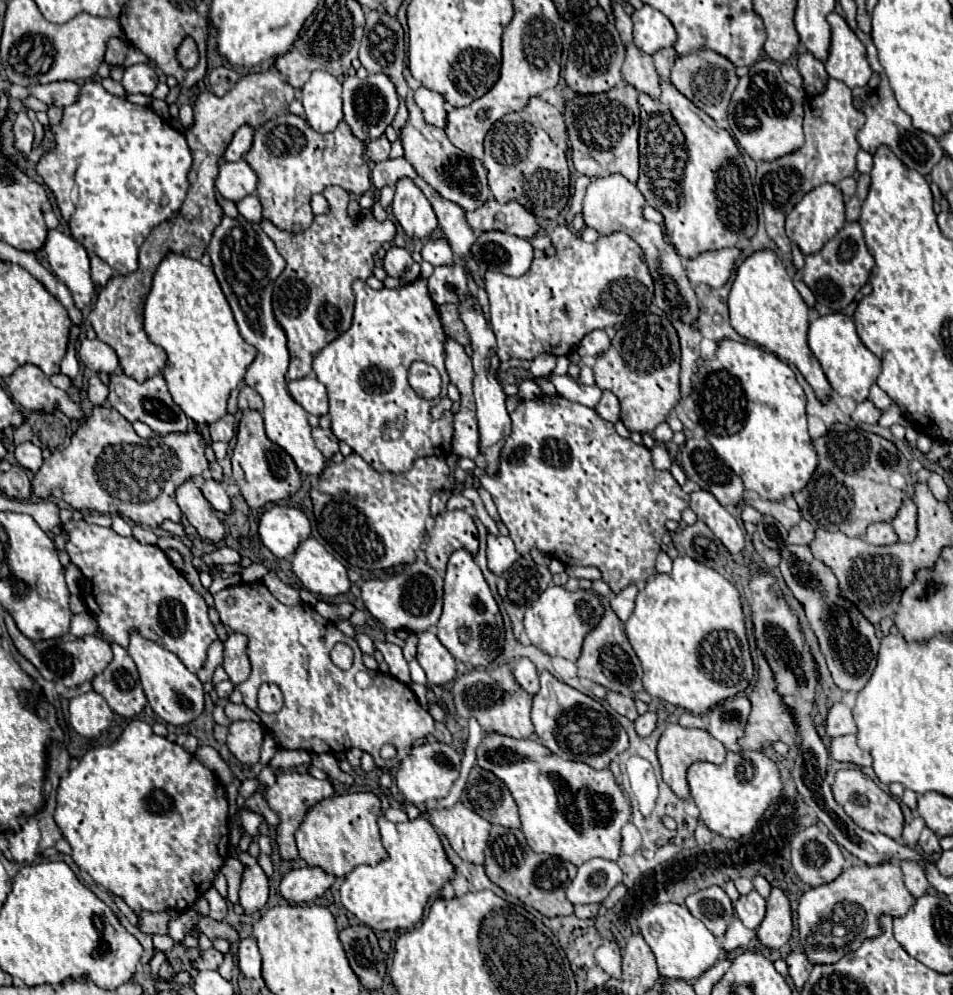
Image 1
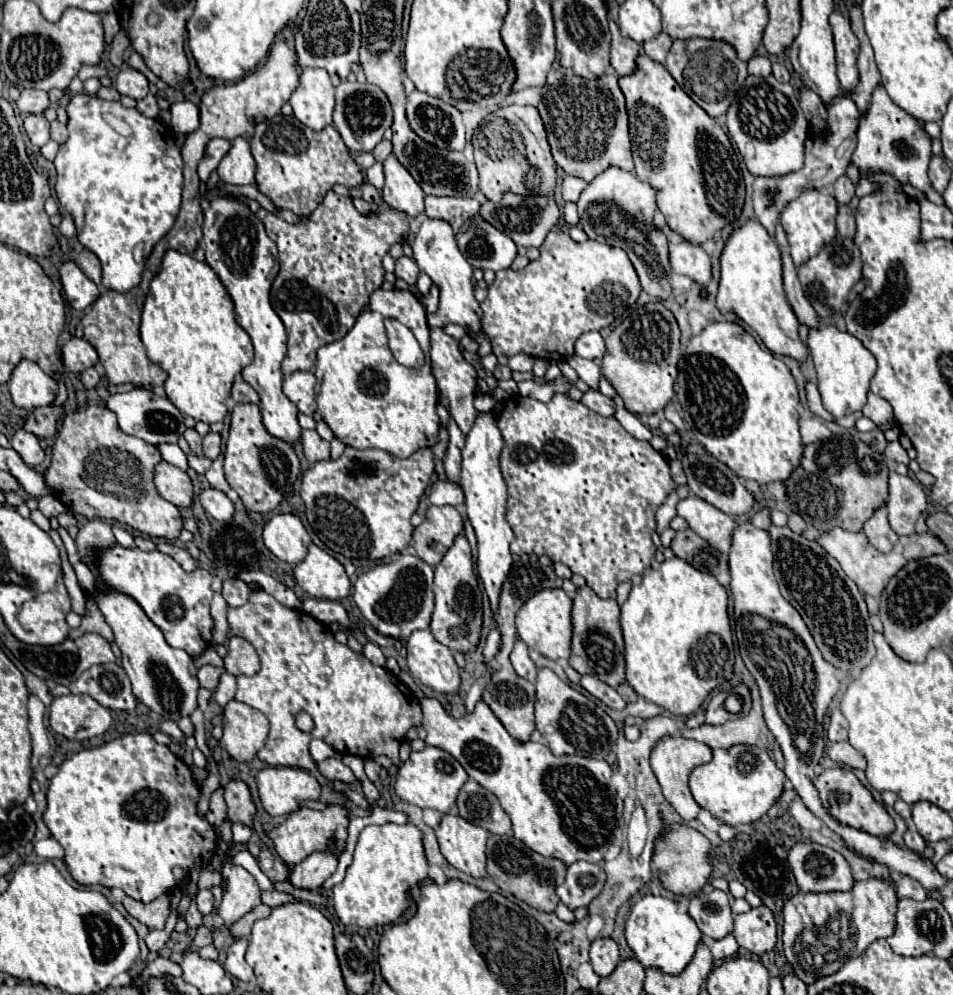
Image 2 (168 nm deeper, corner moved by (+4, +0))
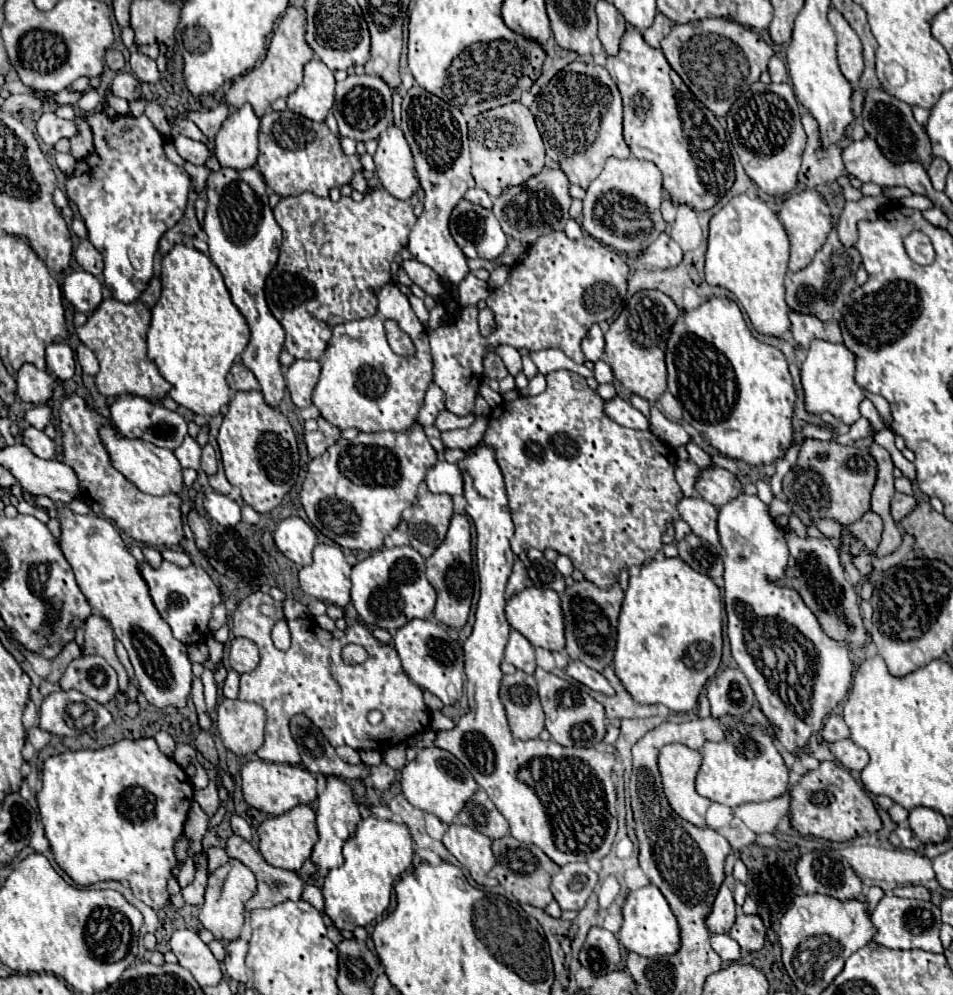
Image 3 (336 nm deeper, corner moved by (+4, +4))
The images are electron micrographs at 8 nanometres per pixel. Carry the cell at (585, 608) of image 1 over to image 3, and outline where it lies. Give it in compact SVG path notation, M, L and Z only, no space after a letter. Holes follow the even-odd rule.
M525 588L511 600L507 600L505 614L509 624L519 630L535 648L545 648L551 652L561 652L565 648L565 630L563 630L563 612L561 600L555 590L549 588Z

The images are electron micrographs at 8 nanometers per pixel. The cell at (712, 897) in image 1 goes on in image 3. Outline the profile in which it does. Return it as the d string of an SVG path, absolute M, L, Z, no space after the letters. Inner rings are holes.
M721 884L713 908L705 916L705 926L709 932L729 932L729 928L733 926L733 916L735 916L733 894L725 884Z

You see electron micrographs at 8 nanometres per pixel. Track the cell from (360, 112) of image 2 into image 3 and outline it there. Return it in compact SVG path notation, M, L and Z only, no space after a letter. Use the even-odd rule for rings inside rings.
M347 76L343 82L337 82L337 96L333 104L333 114L339 124L341 136L349 136L357 142L367 142L377 138L387 130L391 122L391 90L377 76Z

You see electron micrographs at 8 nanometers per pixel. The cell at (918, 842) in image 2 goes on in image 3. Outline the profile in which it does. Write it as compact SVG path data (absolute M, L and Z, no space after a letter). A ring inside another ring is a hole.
M899 826L893 834L891 834L891 844L897 848L907 848L907 850L917 850L921 846L921 840L913 834L911 828Z

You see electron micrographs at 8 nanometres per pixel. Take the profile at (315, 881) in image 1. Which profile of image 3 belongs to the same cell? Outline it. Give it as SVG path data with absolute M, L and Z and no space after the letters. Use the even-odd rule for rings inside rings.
M327 778L327 788L325 792L317 798L317 830L319 830L319 842L315 844L313 852L311 852L311 862L321 870L333 870L339 868L343 864L343 844L349 836L353 836L355 828L357 828L357 820L359 820L359 810L357 804L353 800L353 794L349 790L349 786L345 786L339 778Z

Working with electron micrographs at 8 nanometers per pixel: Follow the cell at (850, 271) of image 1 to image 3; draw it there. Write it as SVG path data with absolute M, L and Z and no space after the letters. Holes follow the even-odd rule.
M833 228L827 242L815 254L815 258L811 260L809 266L805 266L803 270L785 274L785 288L787 288L785 300L787 300L789 308L817 316L821 322L835 318L837 312L845 306L847 296L855 288L855 272L859 270L859 264L861 264L859 252L855 248L843 246L837 238L835 228Z

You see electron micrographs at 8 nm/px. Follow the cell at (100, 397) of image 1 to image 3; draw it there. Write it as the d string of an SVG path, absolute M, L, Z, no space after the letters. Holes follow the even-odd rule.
M83 344L77 348L77 360L79 360L81 368L83 368L83 374L95 376L99 372L99 364L97 364L95 354L87 346L83 346Z

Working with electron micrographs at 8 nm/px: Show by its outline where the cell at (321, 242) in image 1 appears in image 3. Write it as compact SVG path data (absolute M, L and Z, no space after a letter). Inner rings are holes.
M385 188L365 194L361 202L349 196L333 202L305 192L281 198L273 216L283 230L283 244L265 294L271 314L287 332L281 364L319 360L335 326L377 314L375 290L391 282L391 262L407 246L417 218L409 202L397 200Z

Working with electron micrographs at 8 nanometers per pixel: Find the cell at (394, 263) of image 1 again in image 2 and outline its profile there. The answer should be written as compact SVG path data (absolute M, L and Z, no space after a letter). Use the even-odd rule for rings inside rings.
M401 256L401 258L397 260L395 274L397 274L401 280L405 280L409 286L415 286L415 284L417 284L417 278L419 278L419 274L421 274L421 270L419 270L419 266L415 264L413 258Z

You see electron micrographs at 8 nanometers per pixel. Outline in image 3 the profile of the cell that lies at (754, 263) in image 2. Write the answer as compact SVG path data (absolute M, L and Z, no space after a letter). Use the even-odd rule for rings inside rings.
M739 194L711 218L705 262L707 282L731 290L759 334L781 338L791 332L783 286L787 260L789 240L783 224L761 198L751 200L747 194Z

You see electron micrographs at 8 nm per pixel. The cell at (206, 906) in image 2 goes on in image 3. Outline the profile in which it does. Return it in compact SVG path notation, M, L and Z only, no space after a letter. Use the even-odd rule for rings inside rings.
M201 860L199 870L195 872L195 880L181 890L187 904L193 904L193 906L203 906L205 904L205 888L207 888L207 870L205 868L207 866Z

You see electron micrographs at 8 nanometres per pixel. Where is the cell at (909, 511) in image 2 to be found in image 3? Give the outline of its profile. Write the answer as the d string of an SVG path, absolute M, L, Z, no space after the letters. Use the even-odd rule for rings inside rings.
M895 492L893 500L891 500L891 516L893 516L893 520L895 520L895 522L901 522L915 506L917 506L917 502L915 502L913 496Z

